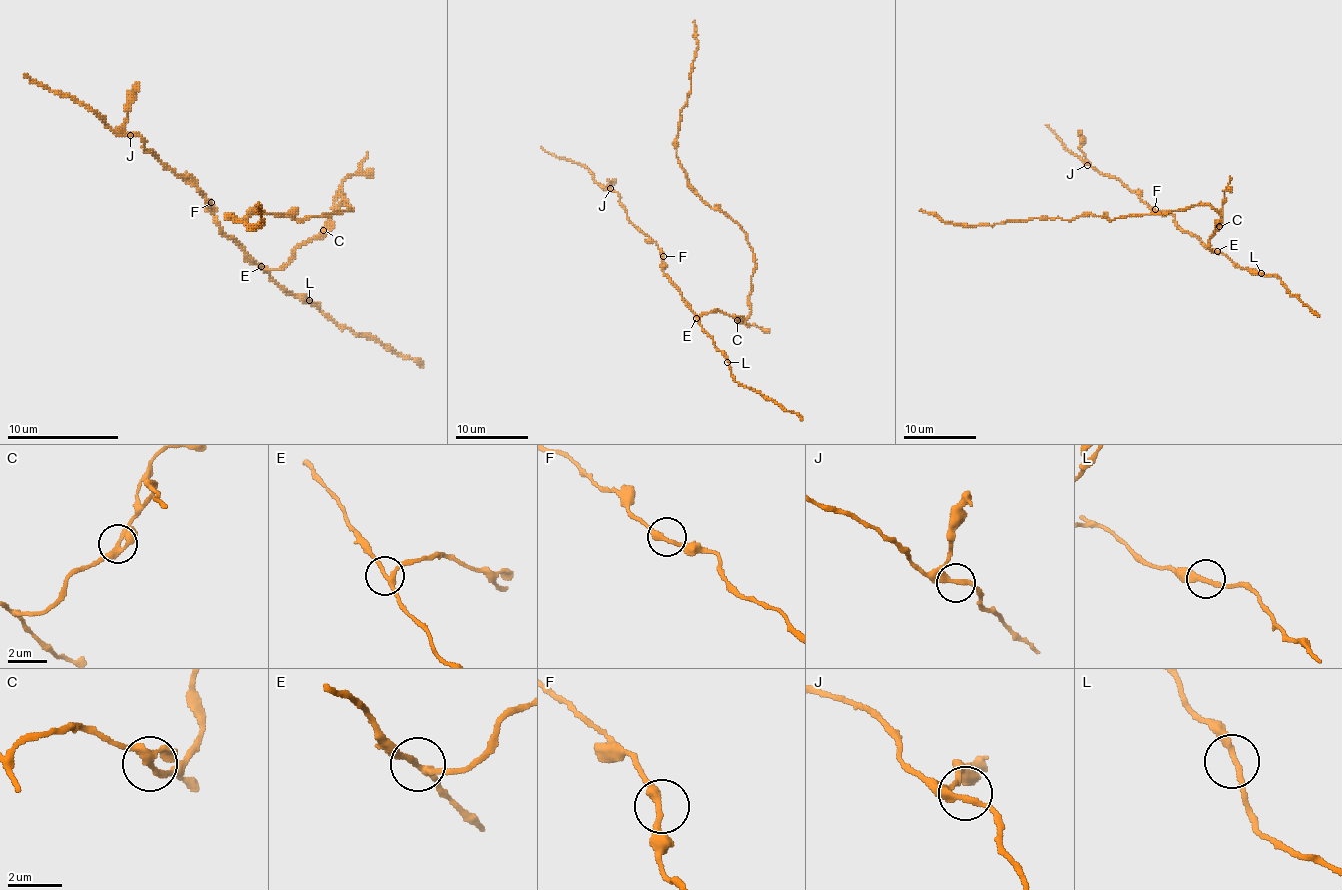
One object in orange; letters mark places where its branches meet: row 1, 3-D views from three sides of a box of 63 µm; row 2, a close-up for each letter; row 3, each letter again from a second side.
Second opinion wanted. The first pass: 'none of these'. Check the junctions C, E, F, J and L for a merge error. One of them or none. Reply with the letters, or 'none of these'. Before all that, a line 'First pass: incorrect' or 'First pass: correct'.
First pass: incorrect
C

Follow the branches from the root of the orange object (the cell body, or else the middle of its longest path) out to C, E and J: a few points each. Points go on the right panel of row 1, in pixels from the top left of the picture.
C: (1219, 214), (1219, 227)
E: (1219, 214), (1220, 225), (1209, 240), (1209, 249), (1213, 252), (1217, 251)
J: (1219, 214), (1220, 225), (1209, 240), (1213, 252), (1171, 214), (1153, 210), (1116, 178), (1087, 165)

